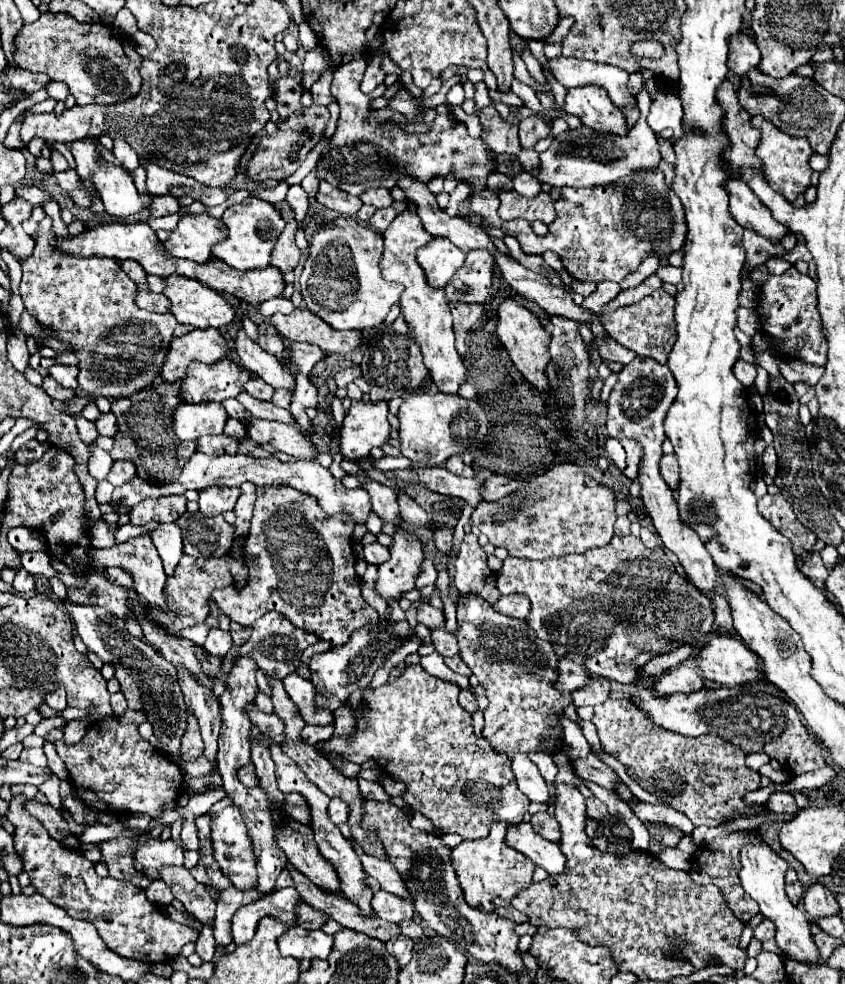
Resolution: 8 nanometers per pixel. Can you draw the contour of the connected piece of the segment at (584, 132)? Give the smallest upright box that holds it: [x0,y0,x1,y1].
[534,109,660,187]

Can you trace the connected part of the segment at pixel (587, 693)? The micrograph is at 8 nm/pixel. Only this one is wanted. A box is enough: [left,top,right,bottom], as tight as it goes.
[572,675,610,707]

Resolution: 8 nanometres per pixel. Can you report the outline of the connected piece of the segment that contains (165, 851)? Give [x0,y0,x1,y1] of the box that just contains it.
[134,839,182,869]

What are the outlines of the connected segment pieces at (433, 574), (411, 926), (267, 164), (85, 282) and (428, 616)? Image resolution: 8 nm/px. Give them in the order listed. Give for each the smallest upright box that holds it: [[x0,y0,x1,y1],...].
[[416,559,438,589],[400,919,422,939],[246,77,328,181],[20,217,176,397],[416,601,444,629]]

